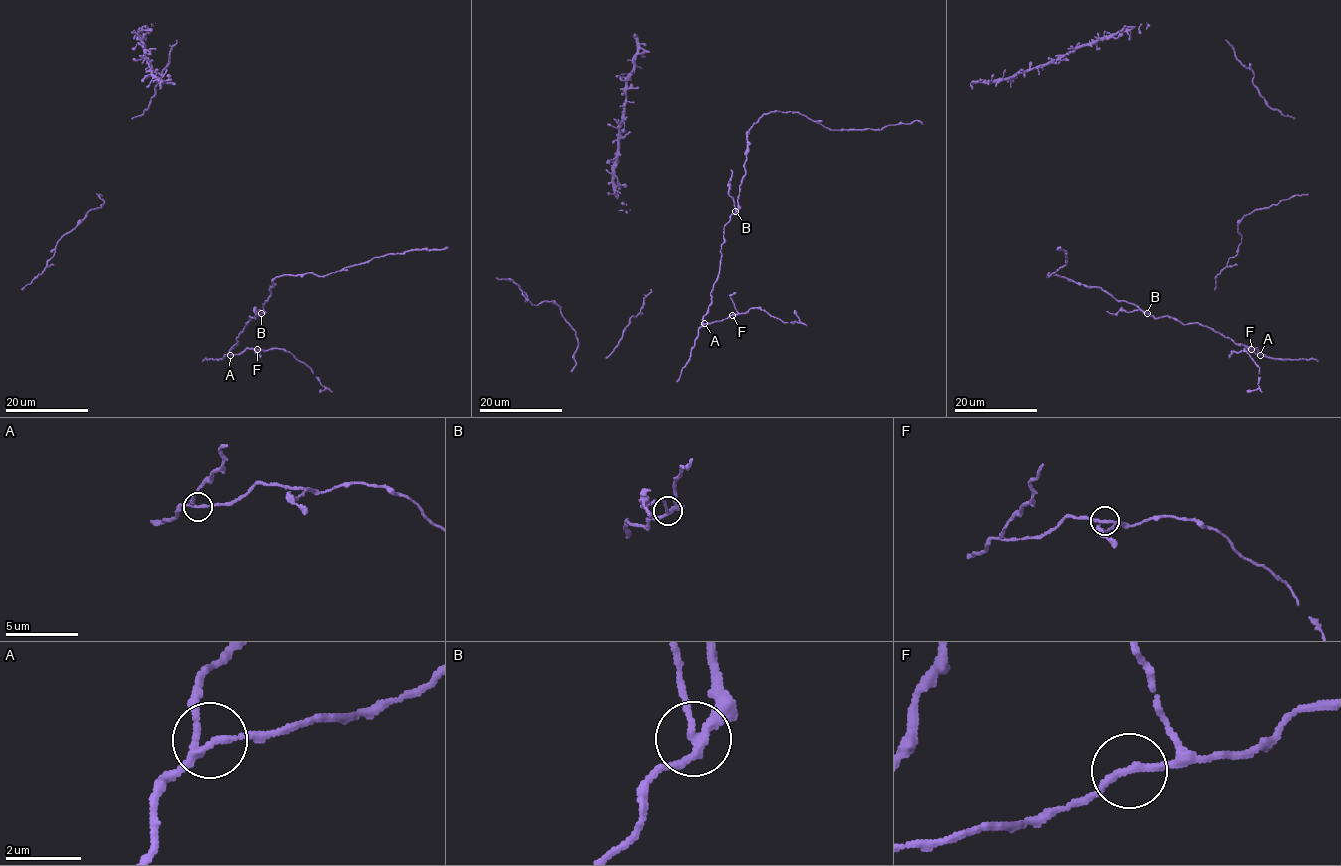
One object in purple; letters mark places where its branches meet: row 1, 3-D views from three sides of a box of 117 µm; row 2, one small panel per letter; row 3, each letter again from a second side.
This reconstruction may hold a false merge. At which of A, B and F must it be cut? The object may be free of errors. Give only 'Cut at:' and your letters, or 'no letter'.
Cut at: B

